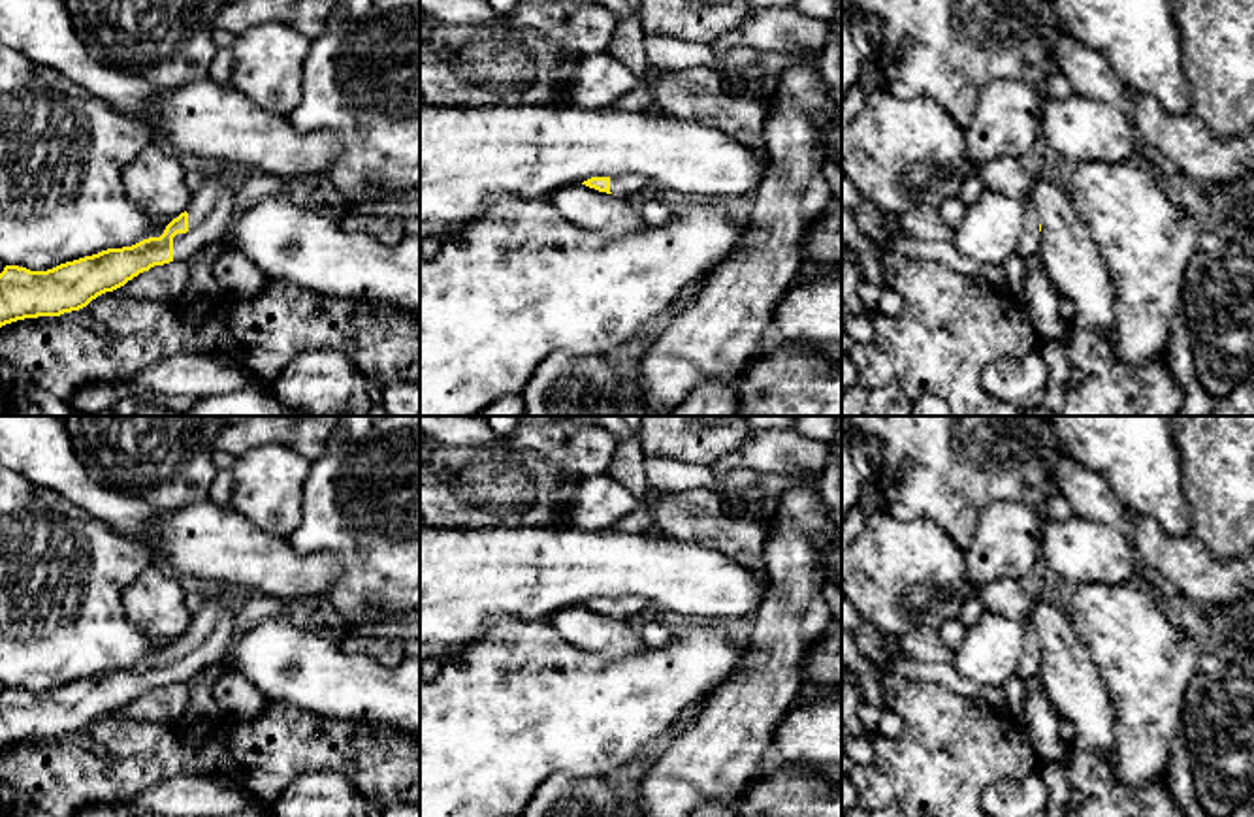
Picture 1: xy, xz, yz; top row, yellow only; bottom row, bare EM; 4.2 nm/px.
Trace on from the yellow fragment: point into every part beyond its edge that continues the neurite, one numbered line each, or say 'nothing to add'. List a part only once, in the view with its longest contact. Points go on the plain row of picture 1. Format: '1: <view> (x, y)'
1: xy (211, 629)

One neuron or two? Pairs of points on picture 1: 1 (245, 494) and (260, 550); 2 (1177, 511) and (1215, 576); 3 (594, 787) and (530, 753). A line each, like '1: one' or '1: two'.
1: two
2: two
3: two

